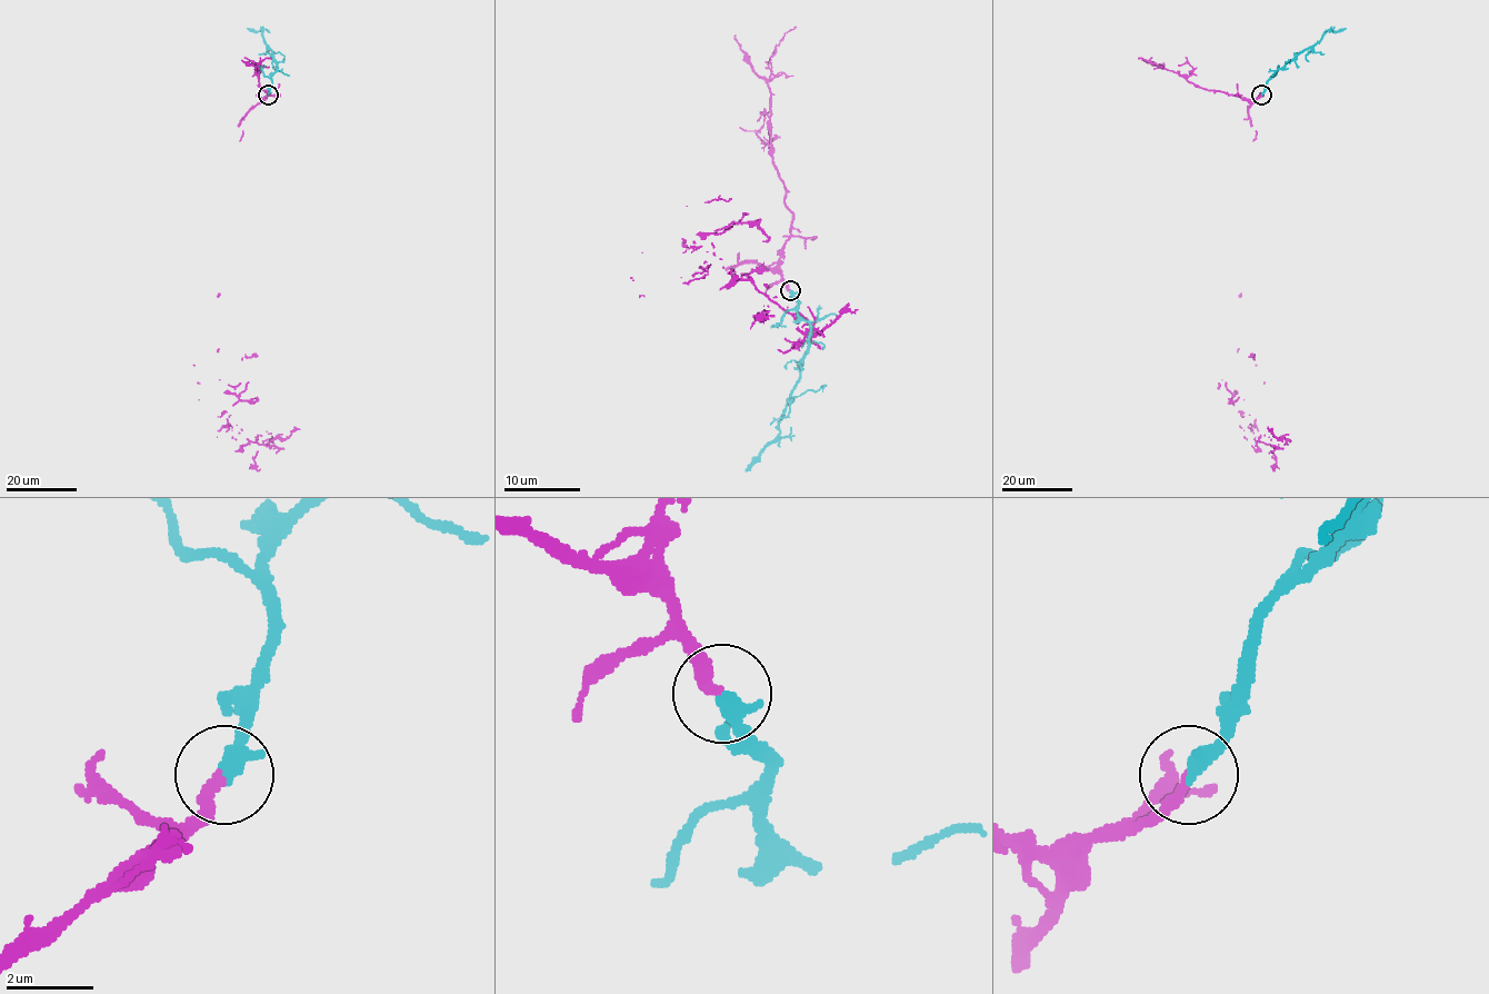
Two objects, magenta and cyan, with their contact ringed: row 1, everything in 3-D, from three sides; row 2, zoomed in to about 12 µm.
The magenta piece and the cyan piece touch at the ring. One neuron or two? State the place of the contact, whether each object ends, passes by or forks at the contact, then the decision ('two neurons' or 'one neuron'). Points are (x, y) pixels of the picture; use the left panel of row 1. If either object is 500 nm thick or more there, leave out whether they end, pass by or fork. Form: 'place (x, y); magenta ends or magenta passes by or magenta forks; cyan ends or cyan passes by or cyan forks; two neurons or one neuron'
place (268, 95); magenta ends; cyan ends; one neuron

